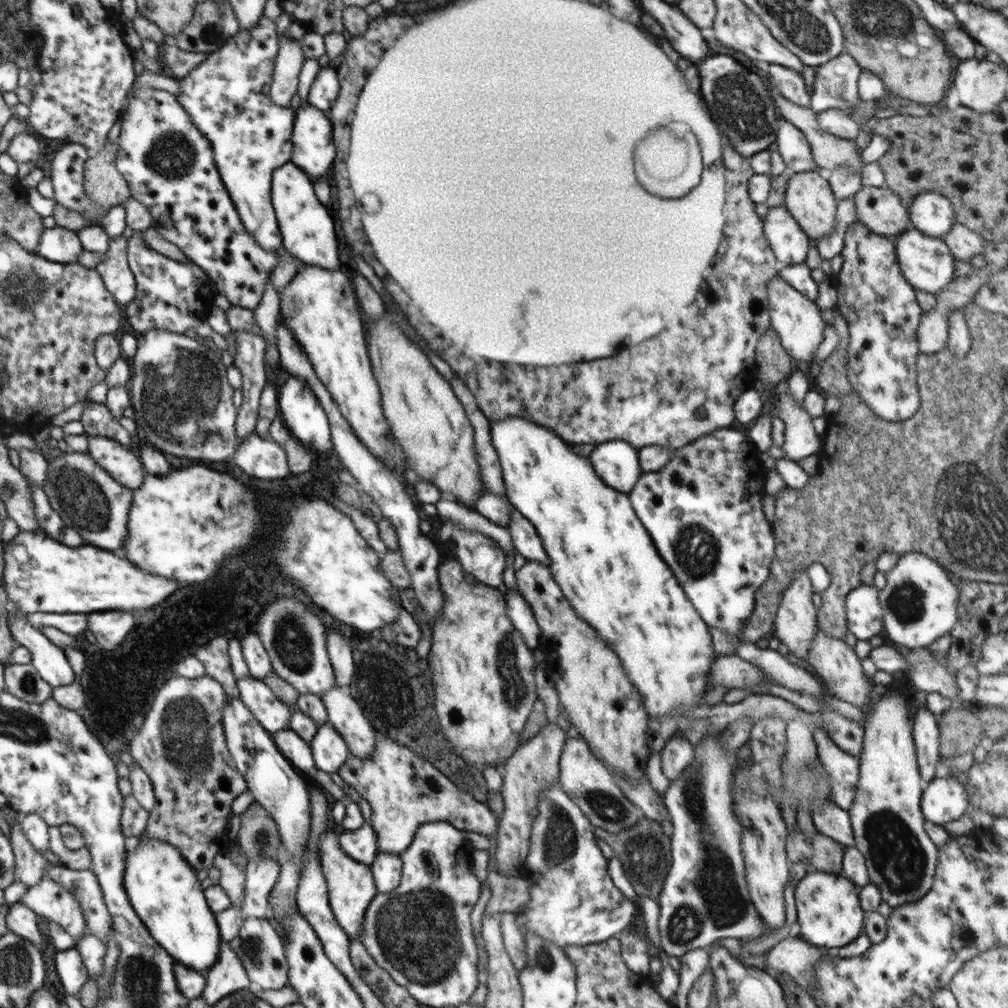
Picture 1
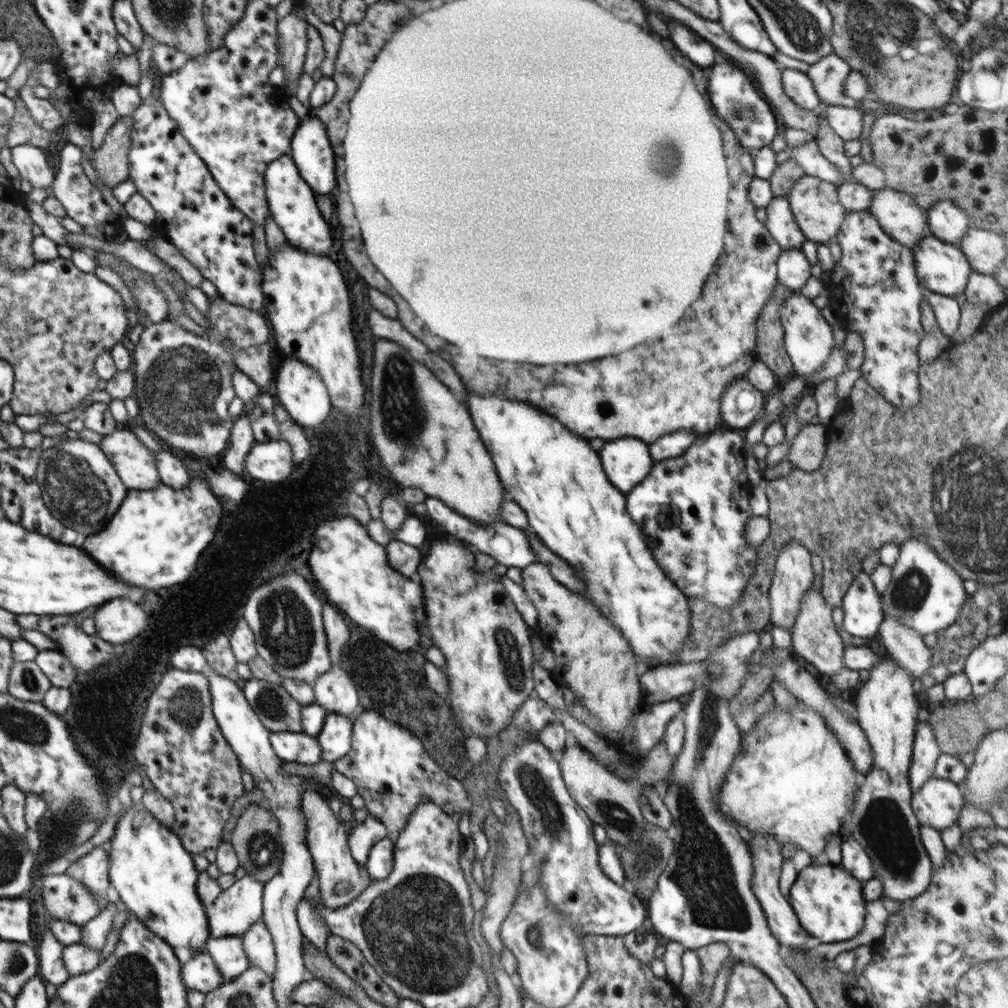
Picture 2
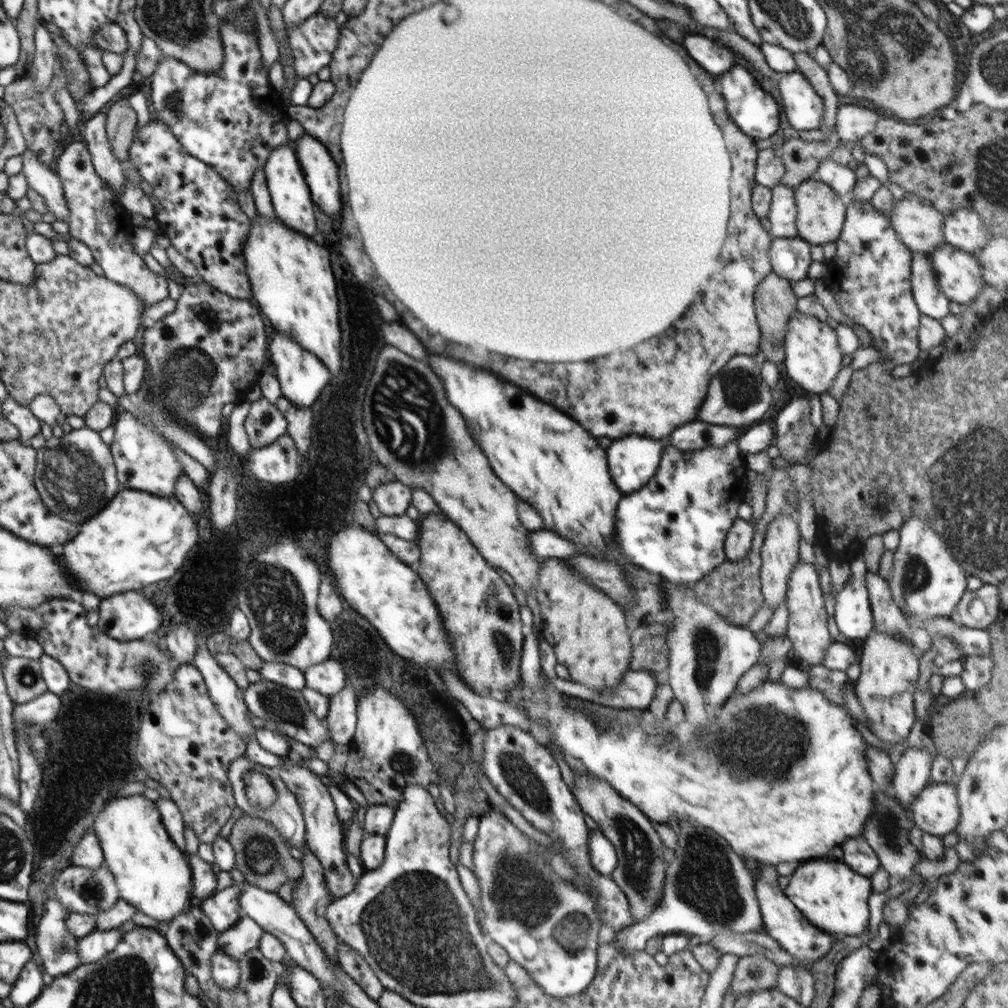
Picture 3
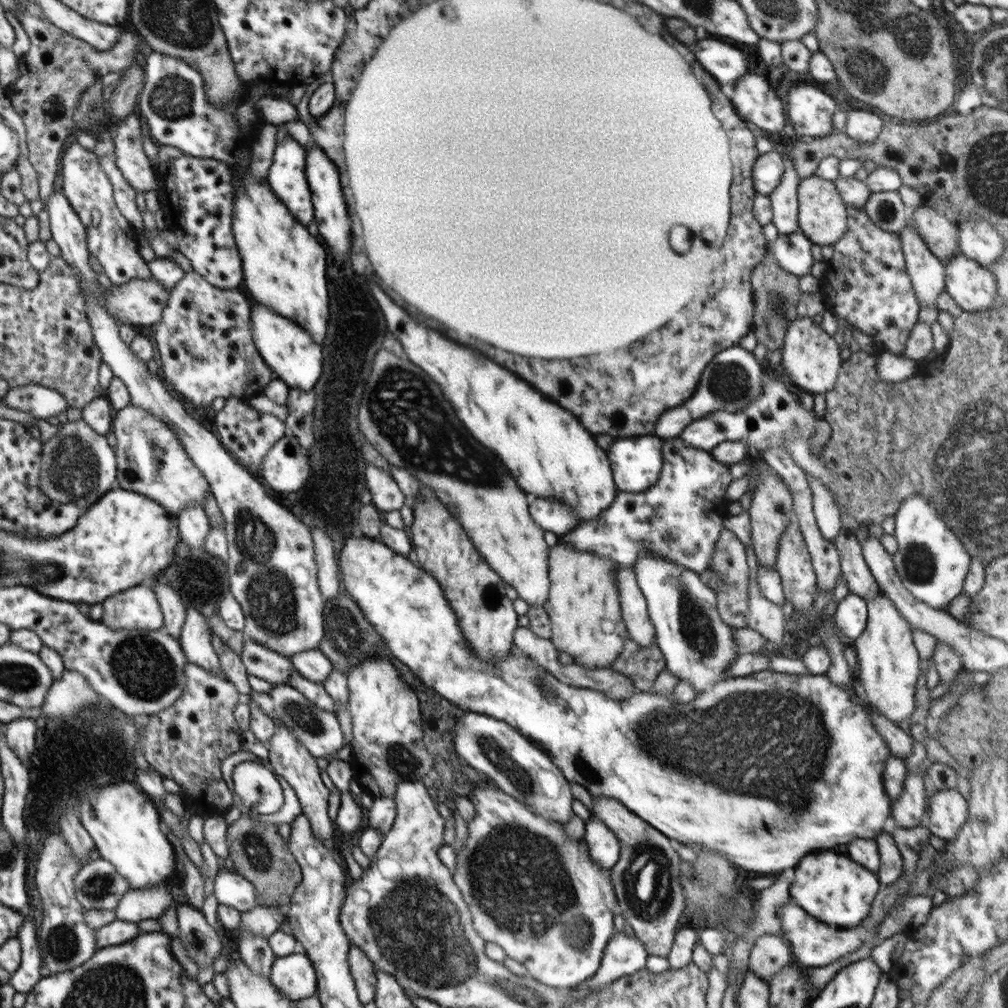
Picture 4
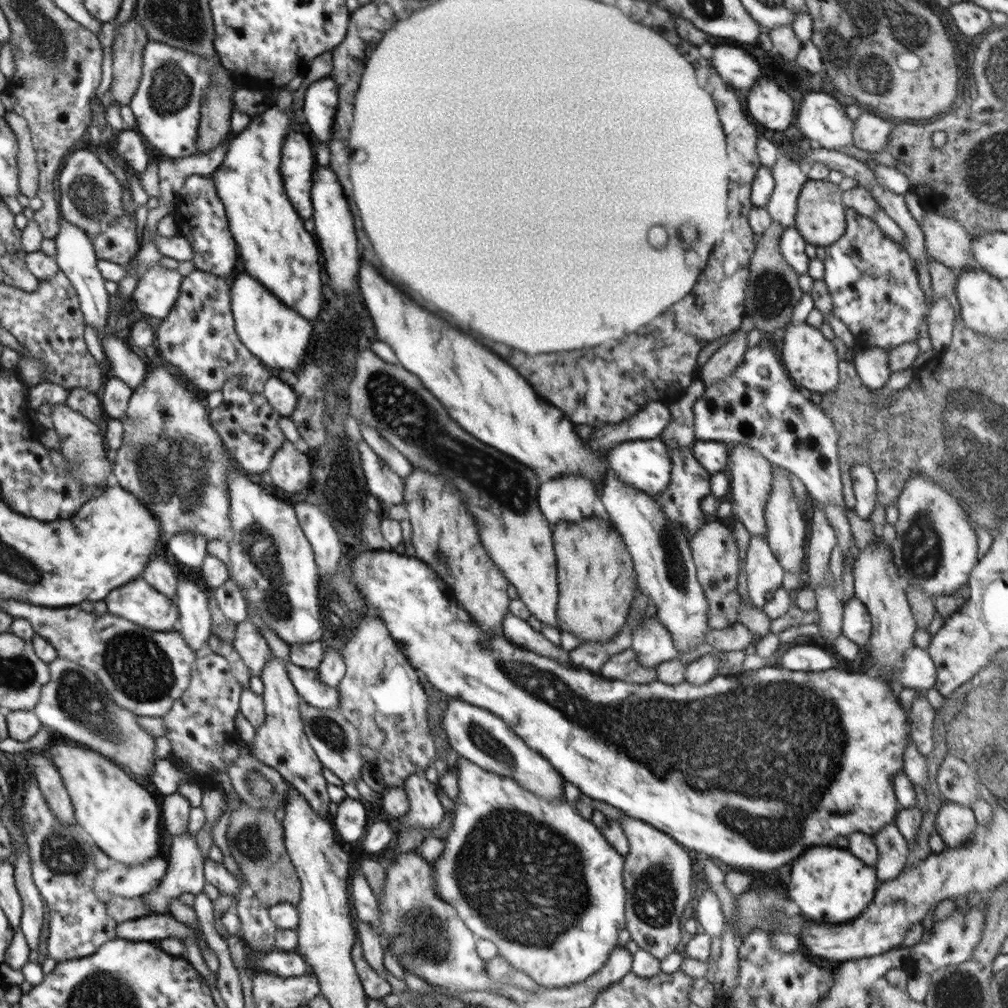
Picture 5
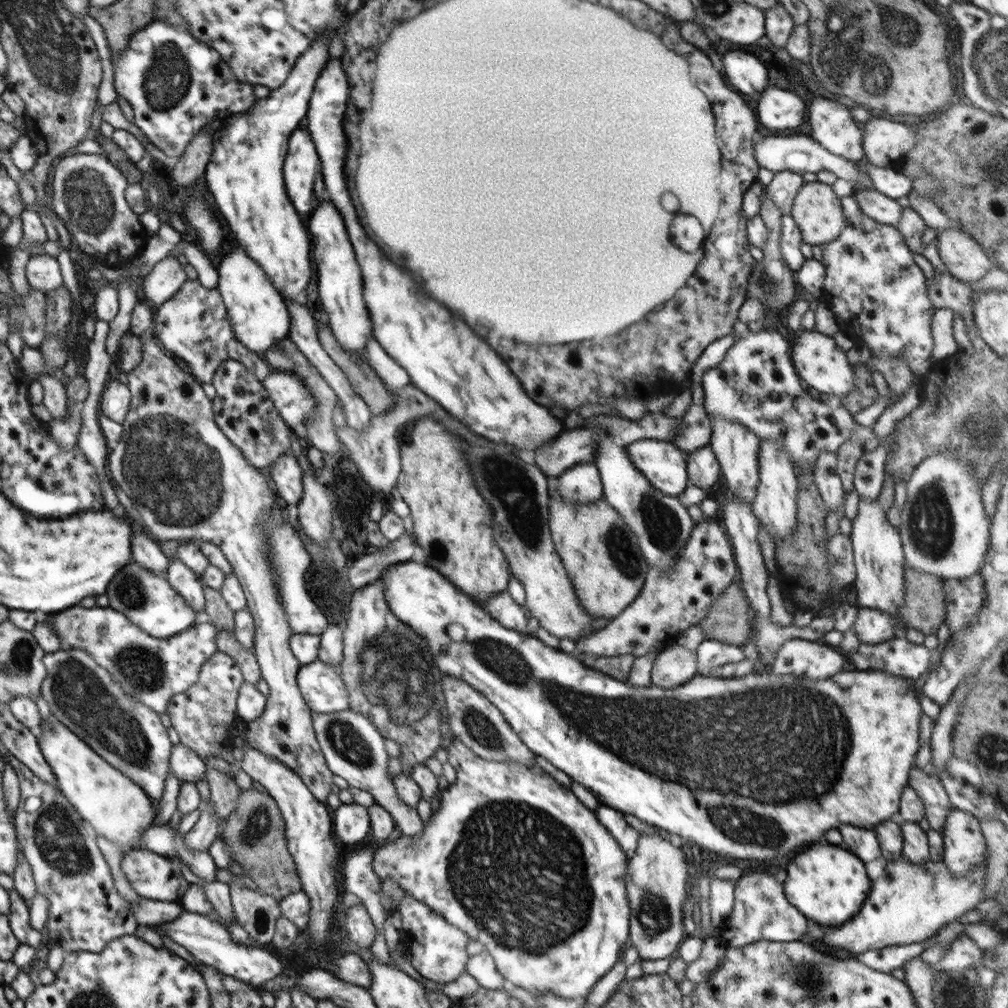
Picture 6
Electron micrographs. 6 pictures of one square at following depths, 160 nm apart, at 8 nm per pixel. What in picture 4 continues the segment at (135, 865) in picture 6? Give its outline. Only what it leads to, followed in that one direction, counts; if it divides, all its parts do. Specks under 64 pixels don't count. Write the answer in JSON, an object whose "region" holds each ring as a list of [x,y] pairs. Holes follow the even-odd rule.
{"region":[[[102,858],[85,862],[73,881],[78,902],[88,910],[115,910],[122,895],[130,890],[128,881]]]}

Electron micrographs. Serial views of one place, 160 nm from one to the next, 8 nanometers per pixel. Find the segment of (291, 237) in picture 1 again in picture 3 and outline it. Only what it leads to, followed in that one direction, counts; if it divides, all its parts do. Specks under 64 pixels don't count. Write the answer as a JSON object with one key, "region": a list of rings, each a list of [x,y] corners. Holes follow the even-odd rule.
{"region":[[[292,144],[274,149],[263,166],[263,171],[277,218],[292,230],[303,233],[306,237],[313,237],[317,232],[315,204]]]}

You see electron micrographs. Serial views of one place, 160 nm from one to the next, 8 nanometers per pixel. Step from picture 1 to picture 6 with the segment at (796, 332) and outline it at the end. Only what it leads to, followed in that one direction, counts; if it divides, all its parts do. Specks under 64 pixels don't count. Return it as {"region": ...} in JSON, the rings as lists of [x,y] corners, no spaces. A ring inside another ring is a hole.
{"region":[[[816,330],[795,332],[791,344],[791,359],[798,376],[809,388],[828,394],[832,399],[838,396],[850,396],[854,388],[853,365],[848,362],[846,352],[836,345],[833,337]]]}

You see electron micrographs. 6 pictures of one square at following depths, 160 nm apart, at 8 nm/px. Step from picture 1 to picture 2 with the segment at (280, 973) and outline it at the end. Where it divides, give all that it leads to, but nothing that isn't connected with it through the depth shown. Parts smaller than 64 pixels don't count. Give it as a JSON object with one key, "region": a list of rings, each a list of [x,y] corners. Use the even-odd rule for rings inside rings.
{"region":[[[263,921],[252,924],[241,937],[249,965],[260,968],[272,978],[276,969],[275,946],[272,935]]]}

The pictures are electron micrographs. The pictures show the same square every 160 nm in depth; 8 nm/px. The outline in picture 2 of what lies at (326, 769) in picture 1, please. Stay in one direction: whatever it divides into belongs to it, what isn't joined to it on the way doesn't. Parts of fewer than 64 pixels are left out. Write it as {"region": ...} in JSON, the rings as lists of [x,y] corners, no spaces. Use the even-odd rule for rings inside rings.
{"region":[[[328,712],[317,739],[322,749],[321,760],[335,763],[351,749],[353,721],[344,714]]]}

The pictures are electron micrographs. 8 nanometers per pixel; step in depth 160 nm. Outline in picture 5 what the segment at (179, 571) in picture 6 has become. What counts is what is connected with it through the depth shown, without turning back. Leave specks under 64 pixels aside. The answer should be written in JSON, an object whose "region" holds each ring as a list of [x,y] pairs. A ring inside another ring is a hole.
{"region":[[[179,580],[175,603],[182,623],[180,635],[192,650],[202,650],[212,636],[209,598],[205,588],[198,588],[188,580]]]}

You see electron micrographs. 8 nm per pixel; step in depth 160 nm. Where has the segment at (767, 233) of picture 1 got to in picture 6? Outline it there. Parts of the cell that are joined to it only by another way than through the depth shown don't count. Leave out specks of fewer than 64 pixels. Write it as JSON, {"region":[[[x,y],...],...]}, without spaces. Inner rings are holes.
{"region":[[[789,170],[775,172],[772,181],[765,186],[767,196],[782,211],[782,214],[791,214],[791,208],[805,181],[802,175]]]}

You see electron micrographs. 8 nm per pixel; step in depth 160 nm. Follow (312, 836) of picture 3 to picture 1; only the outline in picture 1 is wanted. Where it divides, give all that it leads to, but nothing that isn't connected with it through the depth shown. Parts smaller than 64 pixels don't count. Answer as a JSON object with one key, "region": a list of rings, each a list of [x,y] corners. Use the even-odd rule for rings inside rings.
{"region":[[[329,829],[321,836],[319,857],[328,883],[329,903],[335,919],[351,940],[360,940],[359,934],[363,932],[366,911],[378,892],[370,866],[356,862],[345,854],[339,843],[339,836],[340,831],[337,829]]]}

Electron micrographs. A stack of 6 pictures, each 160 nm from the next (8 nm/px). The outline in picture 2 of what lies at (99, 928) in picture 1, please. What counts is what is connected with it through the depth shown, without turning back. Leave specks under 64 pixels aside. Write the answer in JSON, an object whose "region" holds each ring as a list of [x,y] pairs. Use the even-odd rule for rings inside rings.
{"region":[[[107,845],[95,847],[86,855],[74,861],[68,868],[67,874],[82,883],[95,897],[99,910],[109,904],[106,890],[109,884],[109,853]]]}

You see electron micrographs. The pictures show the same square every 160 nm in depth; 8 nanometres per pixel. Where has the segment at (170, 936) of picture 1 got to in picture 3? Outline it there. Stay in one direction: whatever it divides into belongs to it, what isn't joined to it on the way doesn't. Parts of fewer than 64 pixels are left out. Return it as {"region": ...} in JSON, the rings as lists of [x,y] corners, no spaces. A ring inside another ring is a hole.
{"region":[[[141,794],[115,797],[103,806],[94,821],[92,832],[100,841],[104,863],[114,875],[120,899],[155,918],[164,930],[177,914],[194,907],[188,857],[166,832],[156,802]]]}

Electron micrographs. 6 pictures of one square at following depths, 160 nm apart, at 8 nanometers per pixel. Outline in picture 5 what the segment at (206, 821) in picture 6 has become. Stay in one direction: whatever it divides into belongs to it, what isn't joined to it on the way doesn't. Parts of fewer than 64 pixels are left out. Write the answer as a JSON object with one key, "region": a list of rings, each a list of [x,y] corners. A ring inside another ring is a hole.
{"region":[[[191,833],[174,836],[172,846],[169,849],[168,866],[165,877],[154,890],[147,892],[141,896],[141,900],[153,910],[153,914],[169,913],[169,906],[173,900],[176,900],[181,893],[191,892],[193,894],[202,893],[205,885],[205,874],[203,873],[204,858],[202,851],[198,848],[195,841],[195,835]]]}

